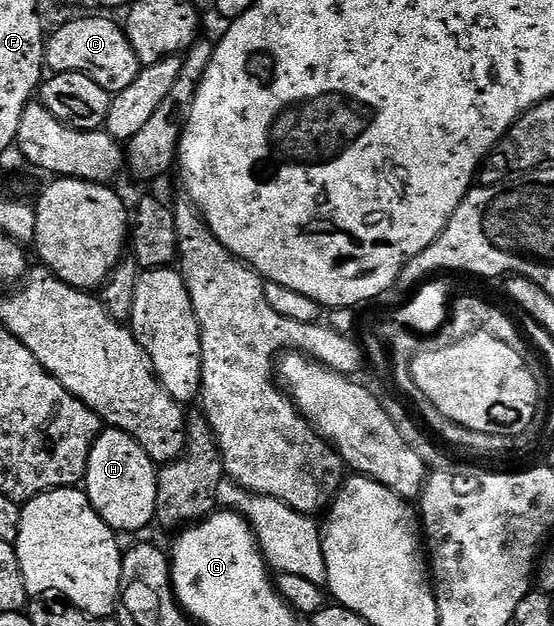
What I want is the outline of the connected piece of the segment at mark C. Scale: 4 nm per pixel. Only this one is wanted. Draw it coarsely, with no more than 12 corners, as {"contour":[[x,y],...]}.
{"contour":[[74,18],[45,39],[44,66],[111,96],[140,69],[123,27]]}

